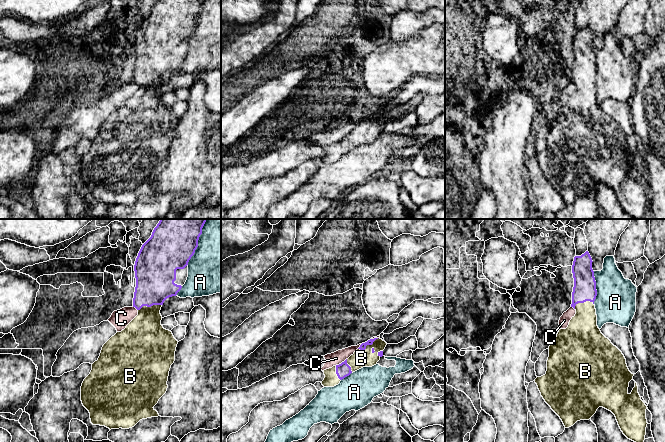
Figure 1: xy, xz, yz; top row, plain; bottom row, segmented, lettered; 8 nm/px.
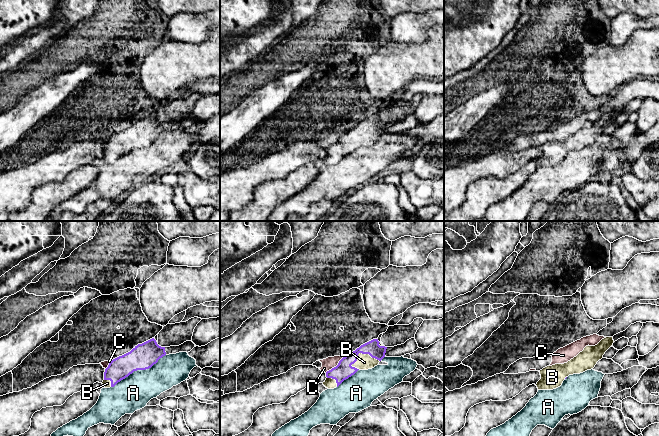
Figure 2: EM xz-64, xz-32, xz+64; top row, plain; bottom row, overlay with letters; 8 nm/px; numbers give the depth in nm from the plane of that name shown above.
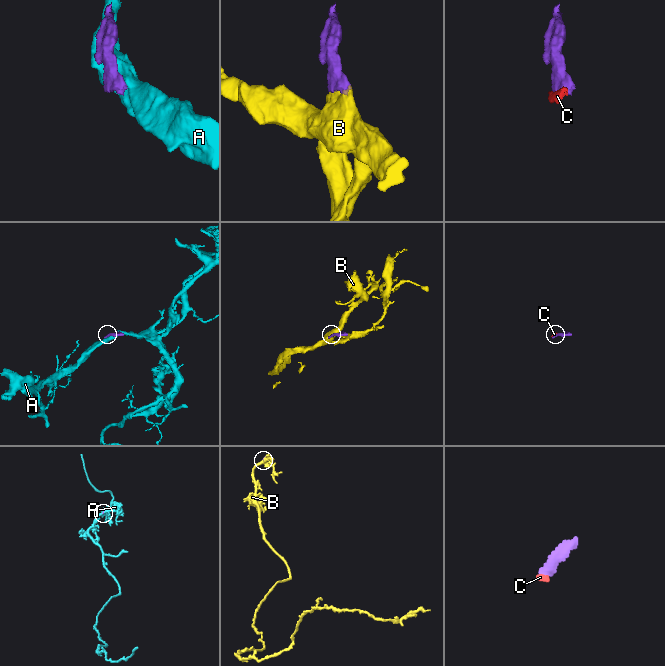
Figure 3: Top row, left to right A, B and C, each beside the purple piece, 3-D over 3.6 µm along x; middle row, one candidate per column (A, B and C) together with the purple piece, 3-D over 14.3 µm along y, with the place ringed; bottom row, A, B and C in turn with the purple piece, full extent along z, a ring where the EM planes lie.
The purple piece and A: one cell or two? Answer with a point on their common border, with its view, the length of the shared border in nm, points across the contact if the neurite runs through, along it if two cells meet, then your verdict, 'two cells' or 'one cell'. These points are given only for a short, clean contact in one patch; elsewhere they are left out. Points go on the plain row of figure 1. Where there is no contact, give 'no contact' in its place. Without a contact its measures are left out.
xy (197, 21) | 360 nm | two cells

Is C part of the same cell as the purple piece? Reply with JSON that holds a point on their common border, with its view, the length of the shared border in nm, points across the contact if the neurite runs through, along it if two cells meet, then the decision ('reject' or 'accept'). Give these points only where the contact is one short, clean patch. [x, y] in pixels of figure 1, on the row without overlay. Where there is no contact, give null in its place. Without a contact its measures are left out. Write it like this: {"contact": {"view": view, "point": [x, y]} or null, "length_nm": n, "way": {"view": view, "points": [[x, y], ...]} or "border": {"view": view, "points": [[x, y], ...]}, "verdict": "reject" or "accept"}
{"contact": {"view": "xz", "point": [341, 139]}, "length_nm": 110, "verdict": "reject"}

